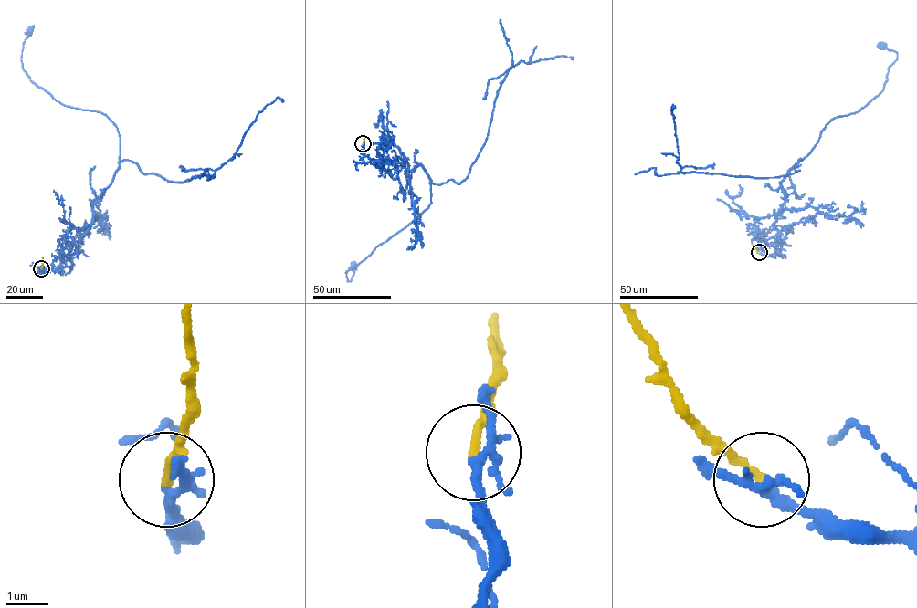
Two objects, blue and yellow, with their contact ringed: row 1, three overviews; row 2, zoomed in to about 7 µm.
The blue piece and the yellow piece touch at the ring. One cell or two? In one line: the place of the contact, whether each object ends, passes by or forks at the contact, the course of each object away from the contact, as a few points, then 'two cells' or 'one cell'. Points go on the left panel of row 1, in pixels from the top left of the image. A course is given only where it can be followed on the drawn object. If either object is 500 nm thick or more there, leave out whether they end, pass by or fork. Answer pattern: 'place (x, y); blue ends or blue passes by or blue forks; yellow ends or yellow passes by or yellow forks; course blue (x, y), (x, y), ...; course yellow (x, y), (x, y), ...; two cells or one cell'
place (41, 268); blue forks; yellow ends; course blue (41, 268), (76, 251), (119, 166), (120, 138), (104, 114), (65, 106), (30, 79), (21, 59), (31, 29); course yellow (41, 268), (41, 257); one cell

